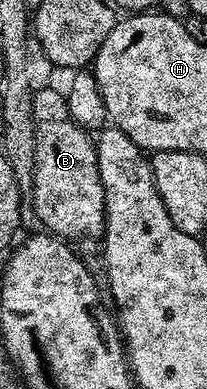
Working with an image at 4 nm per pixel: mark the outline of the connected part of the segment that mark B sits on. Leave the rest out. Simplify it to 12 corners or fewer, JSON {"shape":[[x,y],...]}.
{"shape":[[34,91],[36,219],[64,240],[107,217],[92,135]]}

